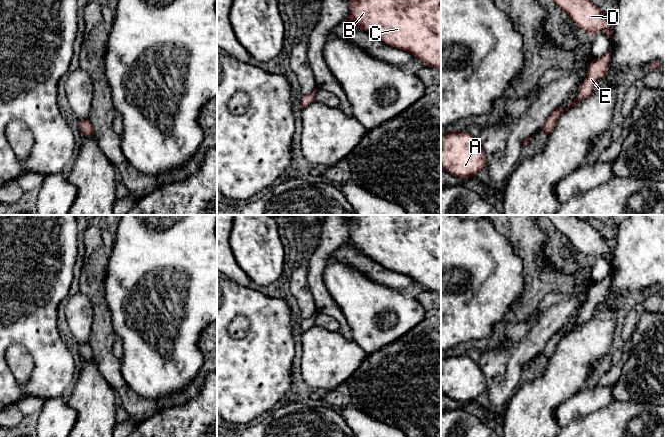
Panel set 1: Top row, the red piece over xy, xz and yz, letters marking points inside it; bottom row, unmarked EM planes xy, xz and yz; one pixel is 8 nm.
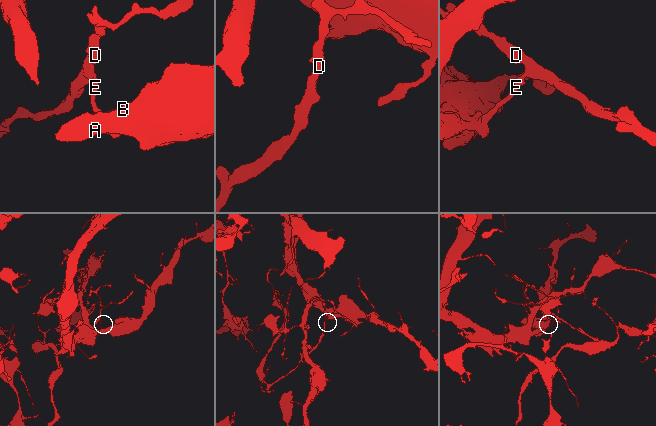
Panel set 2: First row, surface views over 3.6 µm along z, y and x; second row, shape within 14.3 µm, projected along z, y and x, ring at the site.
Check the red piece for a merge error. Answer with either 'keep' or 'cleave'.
cleave

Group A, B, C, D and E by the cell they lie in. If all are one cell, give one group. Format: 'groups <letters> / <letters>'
groups A B C / D E

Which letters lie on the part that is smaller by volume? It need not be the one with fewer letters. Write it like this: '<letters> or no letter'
D, E

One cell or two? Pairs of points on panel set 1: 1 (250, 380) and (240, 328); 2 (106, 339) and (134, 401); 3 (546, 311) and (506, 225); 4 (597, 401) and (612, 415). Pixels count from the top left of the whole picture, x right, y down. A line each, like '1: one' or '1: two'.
1: two
2: one
3: two
4: two

